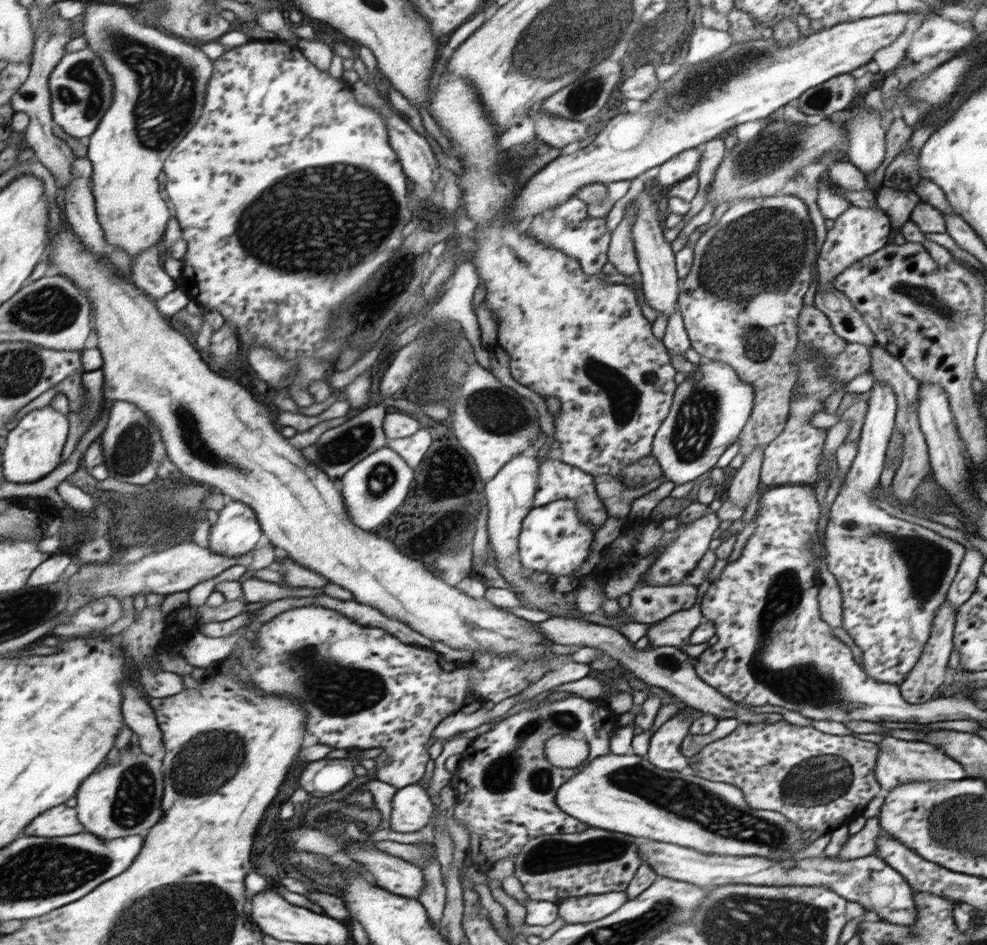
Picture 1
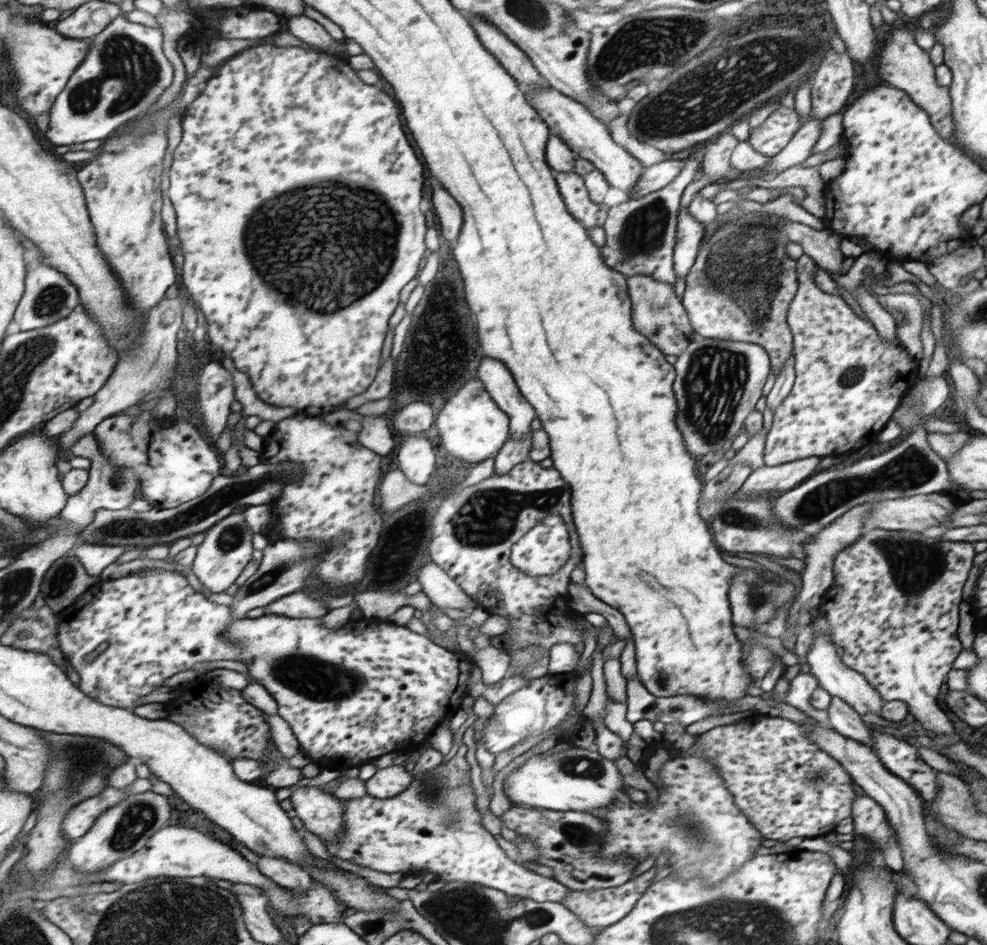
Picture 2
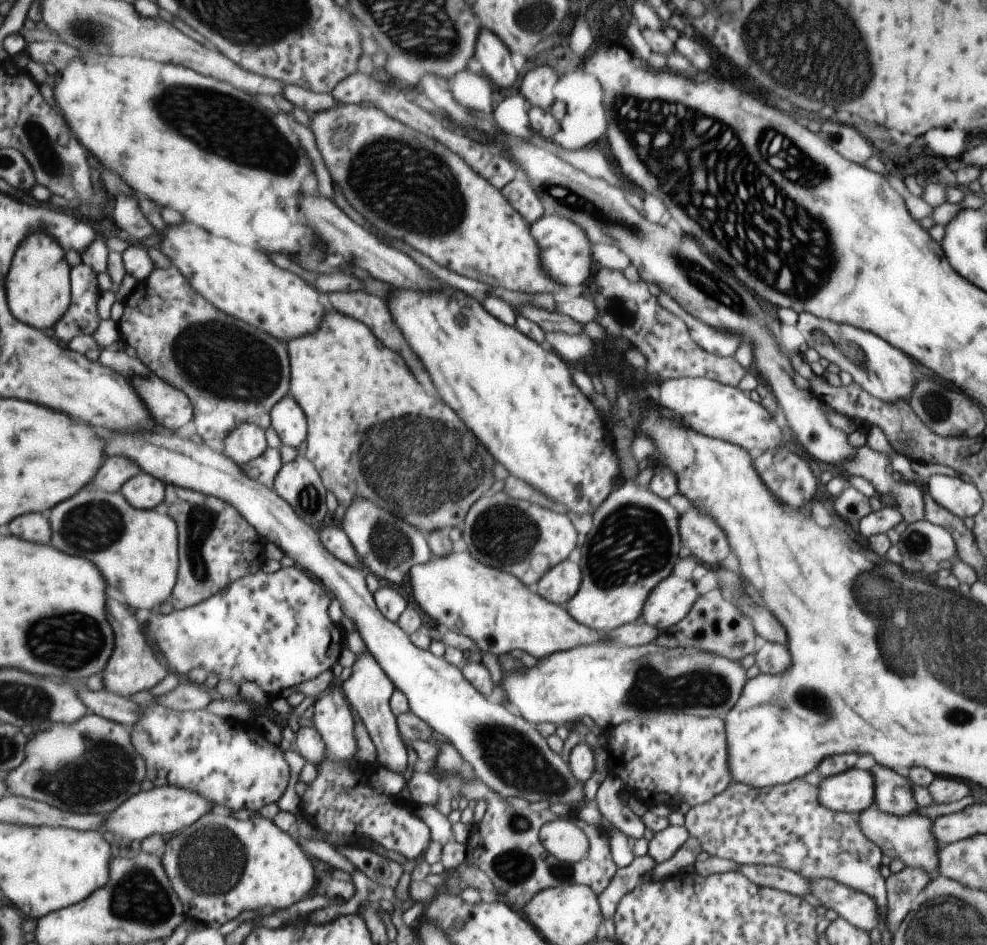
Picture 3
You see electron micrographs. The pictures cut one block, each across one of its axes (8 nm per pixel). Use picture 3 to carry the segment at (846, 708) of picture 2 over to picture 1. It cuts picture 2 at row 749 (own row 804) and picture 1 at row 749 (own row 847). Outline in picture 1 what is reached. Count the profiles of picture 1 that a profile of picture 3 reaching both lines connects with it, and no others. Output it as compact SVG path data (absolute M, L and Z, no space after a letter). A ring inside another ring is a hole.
M886 736L881 738L876 746L875 776L883 790L890 791L905 782L965 779L965 770L961 768L961 763L957 763L932 744Z

